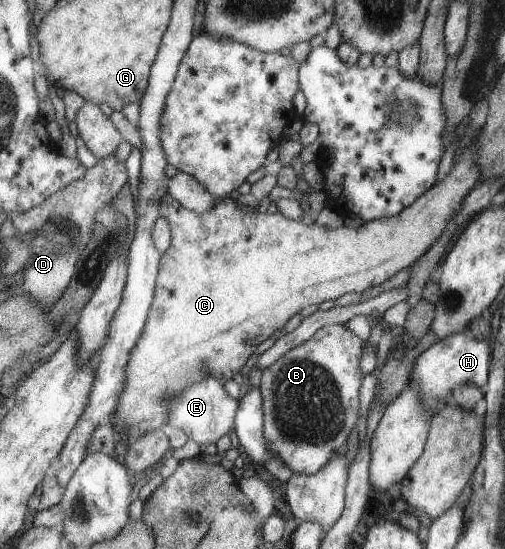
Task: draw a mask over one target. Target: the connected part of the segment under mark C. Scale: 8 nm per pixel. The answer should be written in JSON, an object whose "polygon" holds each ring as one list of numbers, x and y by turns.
{"polygon":[[472,138,472,141,462,149,460,157,456,159,452,170,444,177,444,181,435,184,430,190,426,191,422,196,419,196,417,201,414,201,414,204,410,204,409,208,405,208,401,213,398,213,397,216,366,222,358,229,351,229,350,227,344,226,339,229,318,227,318,225,315,224,305,224,304,222,285,217,280,211,274,213,274,215,270,215,270,213,260,213,260,211,257,210,244,213,244,211,238,207,237,203,232,203,231,197,214,201,216,207,198,215,193,210,188,210,184,206,181,206,181,203,176,201,172,195,166,193,159,204,159,215,165,217,168,221,171,230,171,245,167,248,167,251,161,255,161,259,159,260,159,273,150,314,148,315,144,331,140,335,141,339,138,339,138,343,136,343,135,349,132,351,131,361,128,363,126,369,127,379,125,389,122,391,116,412,109,419,115,426,118,425,119,437,120,432,125,430,129,432,129,443,132,443,136,441,138,437,141,437,144,433,150,432,151,430,159,428,167,430,165,401,168,398,179,394,188,385,197,382,198,379,202,379,205,376,215,376,222,382,229,381,234,377,234,371,240,371,240,369,244,367,246,359,256,351,258,343,264,342,277,330,282,329,294,315,298,314,306,306,322,304,331,299,336,300,347,293,370,291,371,288,375,288,385,281,390,280,396,273,416,264,416,261,419,261,427,251,433,247,434,243,440,239,452,217,455,214,459,214,466,197,476,185,478,185,478,181,483,175,481,167,476,161,478,153,479,149,475,144,474,138]]}

